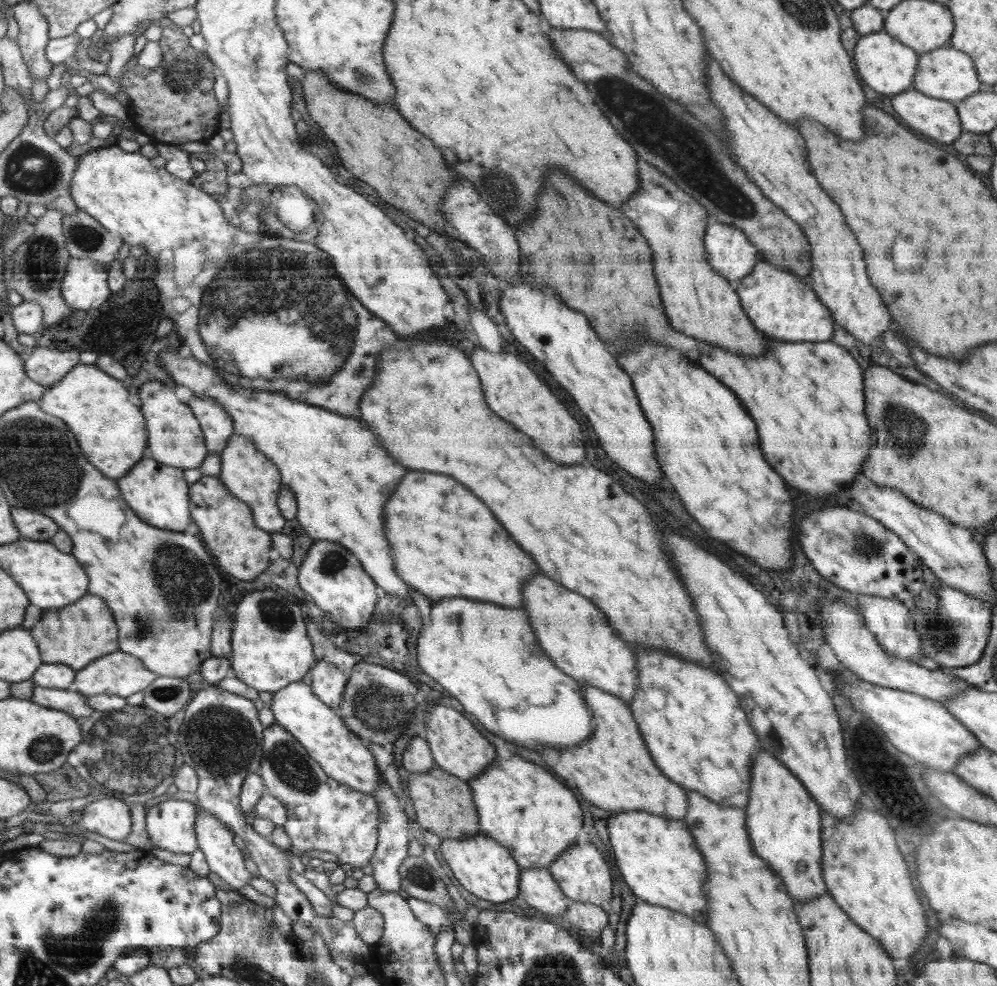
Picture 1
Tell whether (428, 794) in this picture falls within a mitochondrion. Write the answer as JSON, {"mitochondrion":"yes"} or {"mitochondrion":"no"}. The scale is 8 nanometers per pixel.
{"mitochondrion":"no"}

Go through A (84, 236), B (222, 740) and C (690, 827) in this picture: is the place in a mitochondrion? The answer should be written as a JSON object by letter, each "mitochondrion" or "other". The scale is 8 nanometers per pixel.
{"A":"mitochondrion","B":"mitochondrion","C":"other"}

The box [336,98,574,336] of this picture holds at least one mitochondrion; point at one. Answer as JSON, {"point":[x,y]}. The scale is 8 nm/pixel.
{"point":[508,196]}

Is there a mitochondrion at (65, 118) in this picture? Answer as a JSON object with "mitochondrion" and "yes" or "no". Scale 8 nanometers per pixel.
{"mitochondrion":"no"}

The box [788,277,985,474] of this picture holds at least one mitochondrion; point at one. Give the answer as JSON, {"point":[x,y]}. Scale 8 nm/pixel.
{"point":[908,431]}

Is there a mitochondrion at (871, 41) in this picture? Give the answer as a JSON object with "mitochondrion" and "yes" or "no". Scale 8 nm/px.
{"mitochondrion":"no"}

